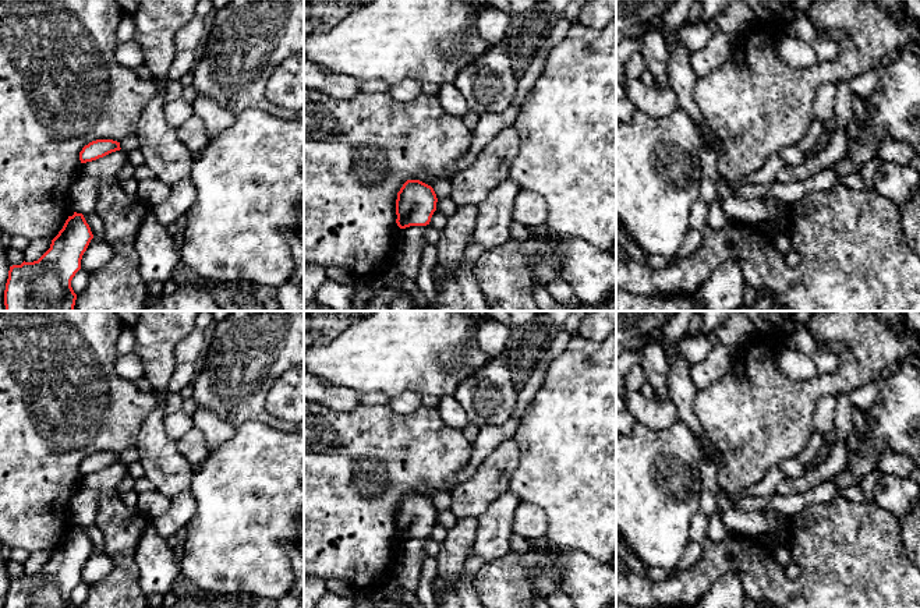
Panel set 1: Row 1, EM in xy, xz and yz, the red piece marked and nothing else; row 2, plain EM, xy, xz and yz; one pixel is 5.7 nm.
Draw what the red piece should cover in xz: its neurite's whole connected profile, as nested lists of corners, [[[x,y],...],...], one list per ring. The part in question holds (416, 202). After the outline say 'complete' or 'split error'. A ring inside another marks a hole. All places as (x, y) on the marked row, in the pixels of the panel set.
[[[407,180],[396,199],[396,223],[400,229],[427,226],[436,211],[434,188],[420,180]]] | complete

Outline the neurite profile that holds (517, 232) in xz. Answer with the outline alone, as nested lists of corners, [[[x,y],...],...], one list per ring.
[[[512,220],[510,223],[510,237],[521,241],[530,234],[530,229],[519,223],[517,220]]]

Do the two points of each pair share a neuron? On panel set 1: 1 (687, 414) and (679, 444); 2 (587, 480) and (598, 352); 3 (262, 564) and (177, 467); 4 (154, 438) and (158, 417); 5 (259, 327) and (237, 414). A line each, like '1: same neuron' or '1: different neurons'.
1: different neurons
2: same neuron
3: different neurons
4: same neuron
5: same neuron

